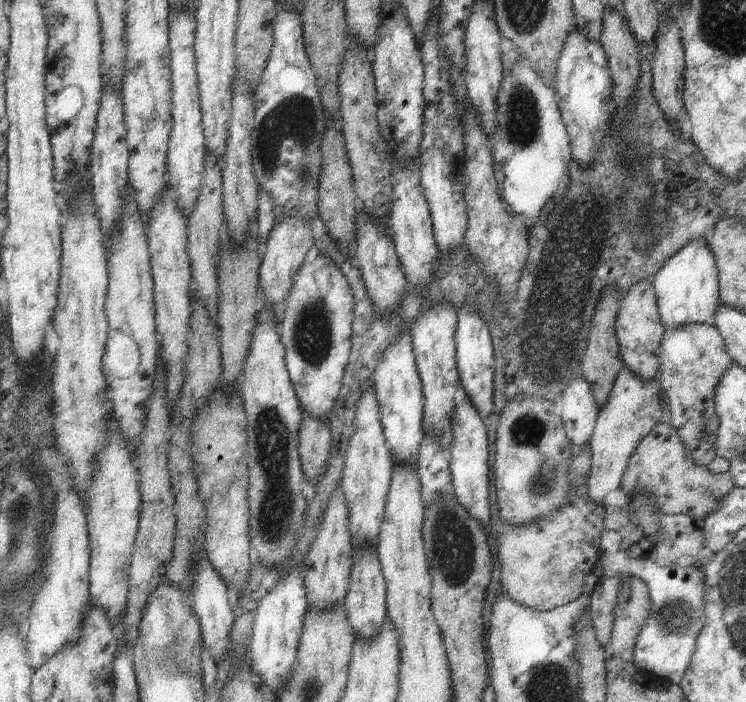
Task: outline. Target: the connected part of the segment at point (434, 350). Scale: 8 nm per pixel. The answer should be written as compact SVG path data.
M443 303L425 311L412 328L416 361L424 388L424 432L434 435L445 450L451 450L454 443L452 419L462 392L456 357L457 327L458 310L451 303Z

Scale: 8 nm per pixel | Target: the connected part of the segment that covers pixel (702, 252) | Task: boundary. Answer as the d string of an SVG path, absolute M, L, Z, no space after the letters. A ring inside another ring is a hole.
M691 242L685 248L681 248L675 256L671 256L667 262L653 275L652 287L654 288L656 305L660 323L665 329L671 331L685 325L713 325L714 314L718 297L717 269L714 258L706 244Z

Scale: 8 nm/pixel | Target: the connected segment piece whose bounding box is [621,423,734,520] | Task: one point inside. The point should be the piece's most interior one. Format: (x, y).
(658, 470)

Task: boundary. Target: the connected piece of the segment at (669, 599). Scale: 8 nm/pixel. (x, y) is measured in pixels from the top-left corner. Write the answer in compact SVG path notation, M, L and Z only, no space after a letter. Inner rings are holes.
M603 531L600 540L600 565L603 577L629 574L646 584L650 609L639 632L635 635L632 661L640 673L678 684L689 666L695 641L704 627L704 574L691 561L683 560L660 567L647 557L629 556L618 546L619 533Z

